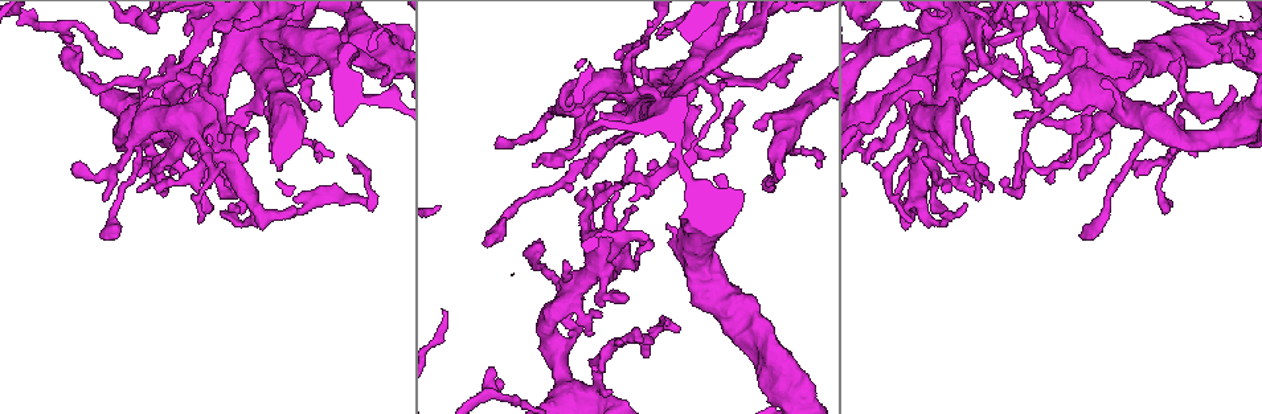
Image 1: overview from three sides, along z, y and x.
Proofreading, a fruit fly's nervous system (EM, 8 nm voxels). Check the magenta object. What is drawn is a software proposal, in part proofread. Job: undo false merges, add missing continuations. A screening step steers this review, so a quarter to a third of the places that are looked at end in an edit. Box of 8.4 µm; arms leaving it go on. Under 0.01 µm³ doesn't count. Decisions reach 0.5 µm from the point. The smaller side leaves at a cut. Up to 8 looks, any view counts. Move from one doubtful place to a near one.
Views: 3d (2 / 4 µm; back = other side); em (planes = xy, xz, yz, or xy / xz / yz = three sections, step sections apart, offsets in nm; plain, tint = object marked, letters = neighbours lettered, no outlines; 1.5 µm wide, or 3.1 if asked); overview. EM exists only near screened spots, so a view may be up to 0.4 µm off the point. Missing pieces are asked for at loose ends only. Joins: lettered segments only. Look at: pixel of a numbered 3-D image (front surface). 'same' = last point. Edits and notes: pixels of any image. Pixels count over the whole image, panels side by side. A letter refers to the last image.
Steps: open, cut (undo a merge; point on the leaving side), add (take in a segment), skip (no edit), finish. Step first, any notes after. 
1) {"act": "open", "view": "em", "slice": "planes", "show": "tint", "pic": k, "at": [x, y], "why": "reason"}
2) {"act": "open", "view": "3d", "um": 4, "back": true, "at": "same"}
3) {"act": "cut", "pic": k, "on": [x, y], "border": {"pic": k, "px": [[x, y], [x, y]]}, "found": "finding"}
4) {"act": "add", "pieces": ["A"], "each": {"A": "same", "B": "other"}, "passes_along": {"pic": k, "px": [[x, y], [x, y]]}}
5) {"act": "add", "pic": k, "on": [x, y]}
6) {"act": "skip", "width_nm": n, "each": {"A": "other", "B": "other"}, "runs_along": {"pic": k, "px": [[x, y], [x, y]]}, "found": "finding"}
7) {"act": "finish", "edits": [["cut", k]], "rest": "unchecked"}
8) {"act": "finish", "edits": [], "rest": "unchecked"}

{"act": "open", "view": "3d", "um": 4, "pic": 1, "at": [974, 24], "why": "three arms meet"}

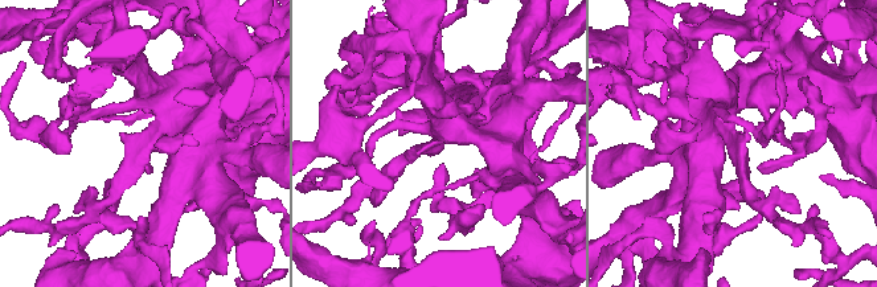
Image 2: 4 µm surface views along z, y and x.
{"act": "open", "view": "em", "slice": "planes", "show": "plain", "pic": 2, "at": [735, 142], "arms": 3}

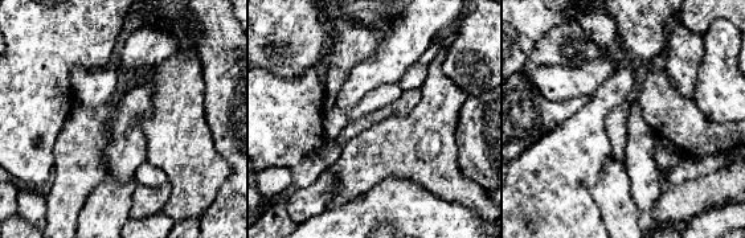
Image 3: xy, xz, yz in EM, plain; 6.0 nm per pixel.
{"act": "open", "view": "em", "slice": "planes", "show": "letters", "at": "same", "why": "see the neighbours"}

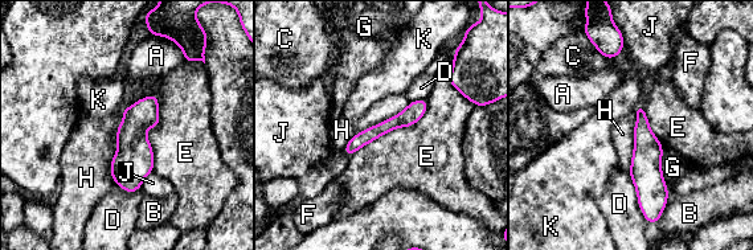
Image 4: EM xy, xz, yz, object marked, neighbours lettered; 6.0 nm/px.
{"act": "skip", "each": {"A": "other", "B": "other", "C": "other", "D": "other", "E": "other", "F": "other", "G": "other", "H": "other", "J": "other", "K": "other"}, "border": {"pic": 4, "px": [[123, 110], [111, 160], [113, 184]]}, "found": "one neuron here"}

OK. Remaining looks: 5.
{"act": "open", "view": "3d", "um": 2, "back": true, "pic": 1, "at": [697, 107], "why": "stops while still wide"}

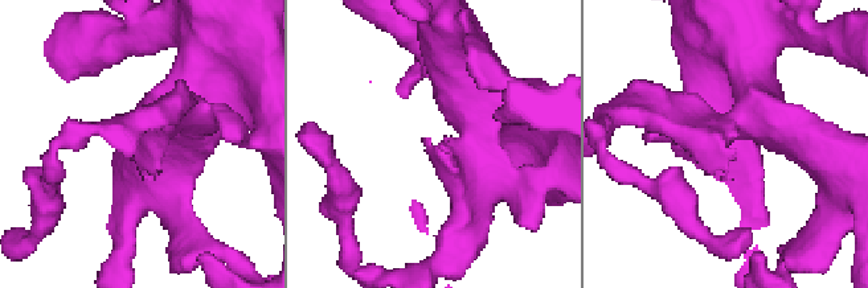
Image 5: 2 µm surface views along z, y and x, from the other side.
{"act": "open", "view": "em", "slice": "xy", "step": 8, "show": "tint", "pic": 5, "at": [439, 145], "why": "shape alone is not enough"}

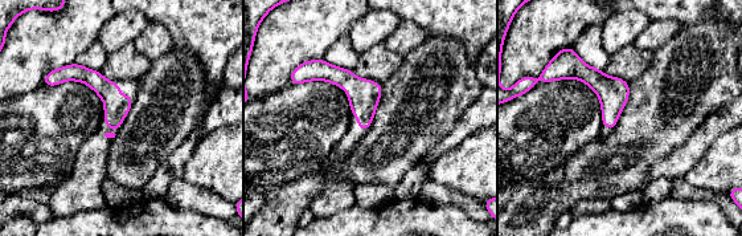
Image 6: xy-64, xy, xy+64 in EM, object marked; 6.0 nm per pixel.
{"act": "open", "view": "em", "slice": "planes", "show": "letters", "at": "same"}

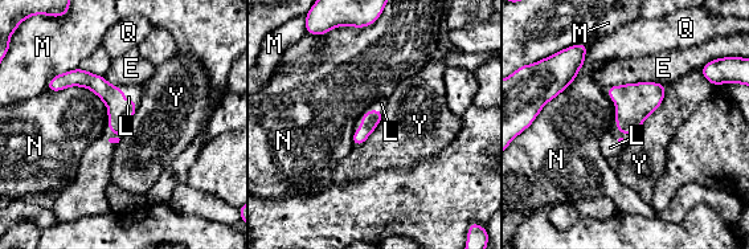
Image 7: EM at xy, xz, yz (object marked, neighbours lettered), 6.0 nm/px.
{"act": "add", "pieces": ["L"], "each": {"E": "other", "L": "same", "M": "other", "N": "other", "Q": "other", "Y": "other"}, "found": "it goes on there"}

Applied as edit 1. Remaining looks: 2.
{"act": "open", "view": "3d", "um": 2, "pic": 1, "at": [1047, 109], "why": "thick turns thin"}

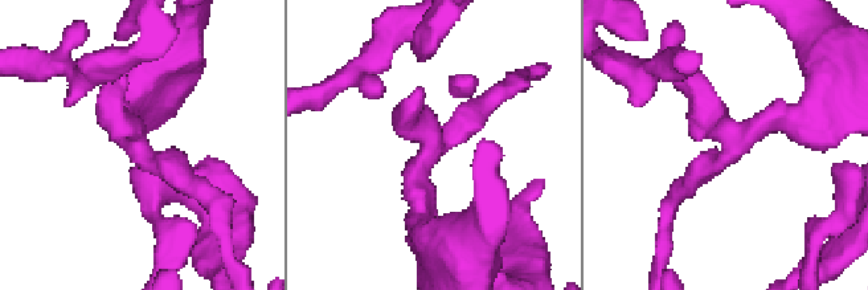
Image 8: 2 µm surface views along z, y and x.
{"act": "open", "view": "em", "slice": "planes", "show": "letters", "pic": 8, "at": [737, 146], "why": "shape alone is not enough"}

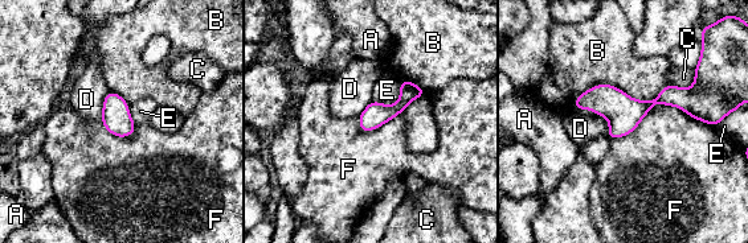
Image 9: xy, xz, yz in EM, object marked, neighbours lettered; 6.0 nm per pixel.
{"act": "skip", "each": {"A": "other", "B": "other", "C": "other", "D": "other", "E": "other", "F": "other"}, "border": {"pic": 9, "px": [[400, 112], [370, 131], [359, 128]]}, "found": "one neuron here"}

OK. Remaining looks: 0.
{"act": "finish", "edits": [["add", 7]], "rest": "unchecked"}

